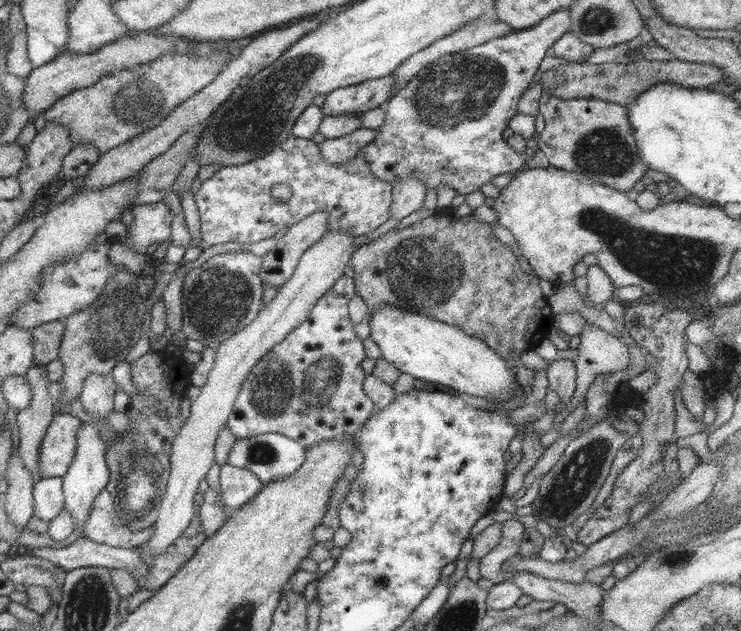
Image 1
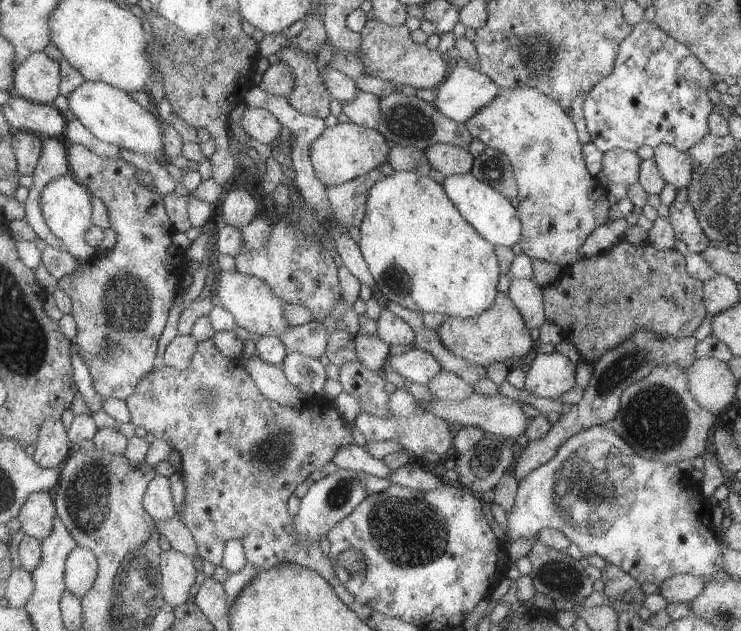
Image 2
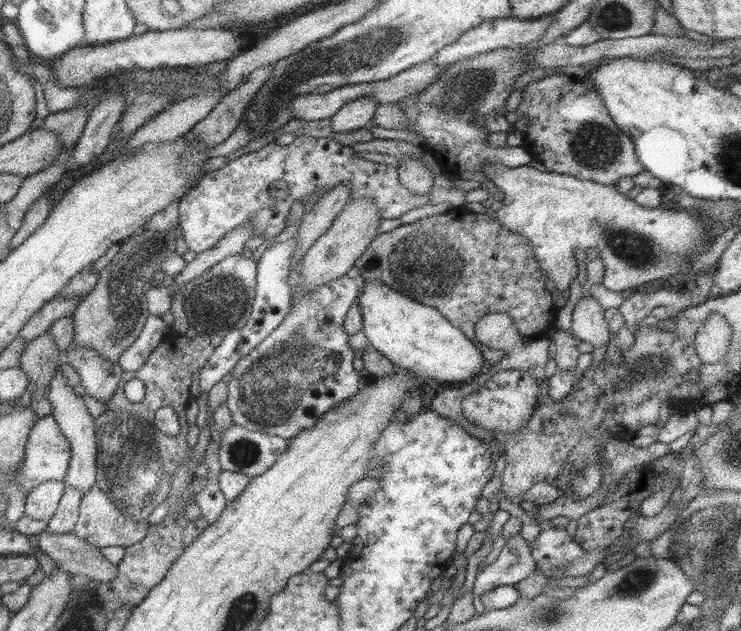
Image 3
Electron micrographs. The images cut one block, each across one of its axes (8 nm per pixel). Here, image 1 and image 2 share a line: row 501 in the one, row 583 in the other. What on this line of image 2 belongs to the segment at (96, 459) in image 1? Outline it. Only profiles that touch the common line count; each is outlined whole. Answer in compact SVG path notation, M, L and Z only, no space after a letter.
M76 546L69 552L64 563L66 592L81 600L87 593L91 593L97 572L95 554L87 548Z

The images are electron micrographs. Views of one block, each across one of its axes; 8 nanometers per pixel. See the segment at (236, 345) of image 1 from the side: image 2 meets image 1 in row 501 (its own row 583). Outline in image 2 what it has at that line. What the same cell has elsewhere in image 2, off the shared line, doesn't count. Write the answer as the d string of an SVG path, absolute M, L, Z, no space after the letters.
M170 548L162 552L159 561L160 586L164 602L171 609L189 602L200 578L200 573L195 571L192 560Z

